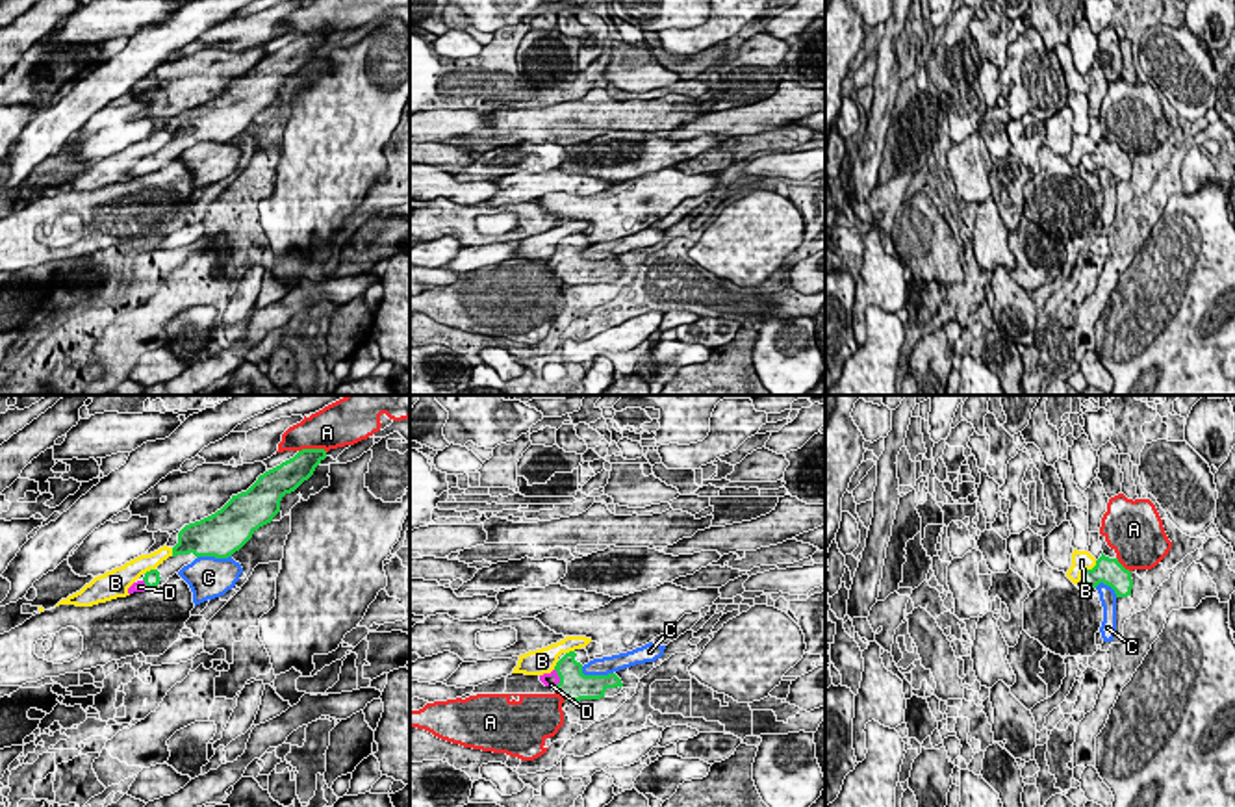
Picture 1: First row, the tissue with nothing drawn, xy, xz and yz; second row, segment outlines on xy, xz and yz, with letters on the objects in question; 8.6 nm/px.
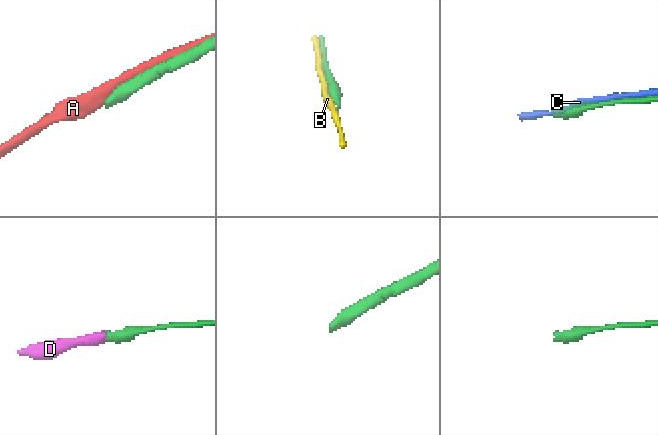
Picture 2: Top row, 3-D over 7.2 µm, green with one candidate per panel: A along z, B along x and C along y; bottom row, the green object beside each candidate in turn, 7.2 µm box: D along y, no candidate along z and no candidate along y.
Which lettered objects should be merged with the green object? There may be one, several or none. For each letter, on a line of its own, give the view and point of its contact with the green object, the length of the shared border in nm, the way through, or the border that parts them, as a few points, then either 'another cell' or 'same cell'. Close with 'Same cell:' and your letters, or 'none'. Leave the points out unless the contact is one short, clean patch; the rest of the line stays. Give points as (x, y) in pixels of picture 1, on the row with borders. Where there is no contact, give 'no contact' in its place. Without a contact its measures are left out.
A: meets green in xy at (314, 449); contact 260 nm long; another cell
B: meets green in yz at (1087, 570); contact 240 nm long; another cell
C: meets green in xz at (596, 676); contact 300 nm long; another cell
D: meets green in xz at (560, 679); contact 200 nm long; runs through xz (573, 685), (560, 679), (549, 679); same cell
Same cell: D

